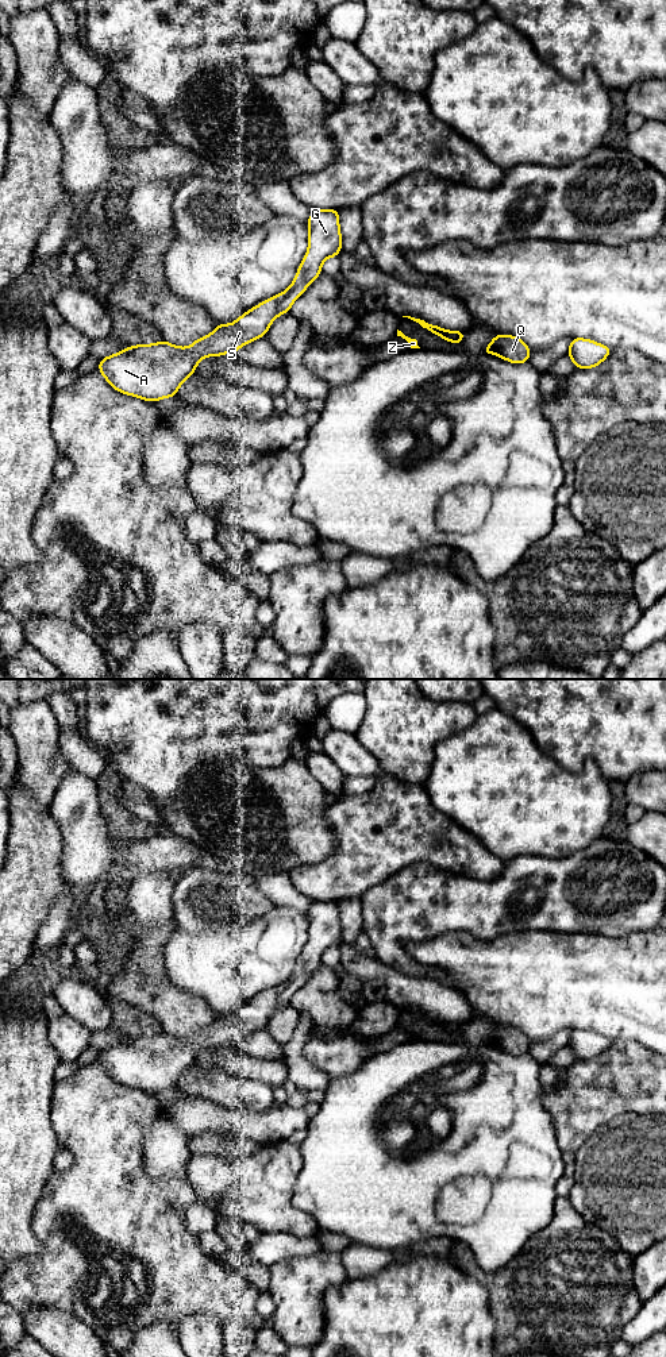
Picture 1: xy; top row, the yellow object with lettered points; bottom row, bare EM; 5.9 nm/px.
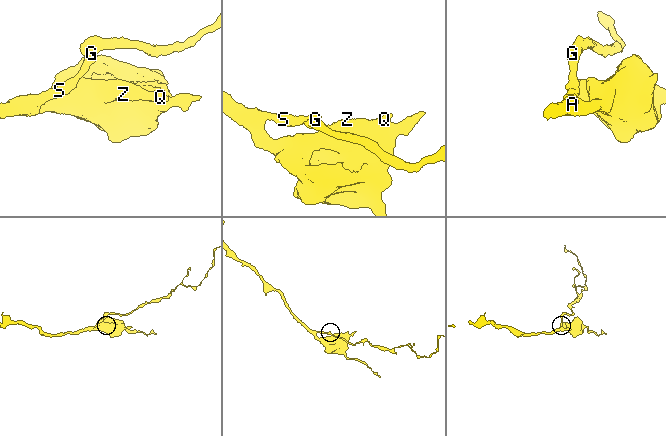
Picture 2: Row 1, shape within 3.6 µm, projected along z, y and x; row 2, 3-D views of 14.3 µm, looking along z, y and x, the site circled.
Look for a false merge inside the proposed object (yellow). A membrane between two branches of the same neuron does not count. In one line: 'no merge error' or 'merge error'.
no merge error

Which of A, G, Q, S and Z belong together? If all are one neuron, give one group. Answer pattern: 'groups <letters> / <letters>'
groups A G Q S Z

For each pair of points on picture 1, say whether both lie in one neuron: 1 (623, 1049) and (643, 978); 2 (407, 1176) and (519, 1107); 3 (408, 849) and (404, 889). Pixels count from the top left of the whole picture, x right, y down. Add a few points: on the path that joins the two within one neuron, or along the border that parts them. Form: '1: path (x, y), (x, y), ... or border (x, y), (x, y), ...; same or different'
1: border (612, 1039), (632, 1039), (651, 1052); different
2: path (435, 1167), (461, 1157), (491, 1128); same
3: border (438, 867), (427, 863), (412, 863), (380, 885); different

